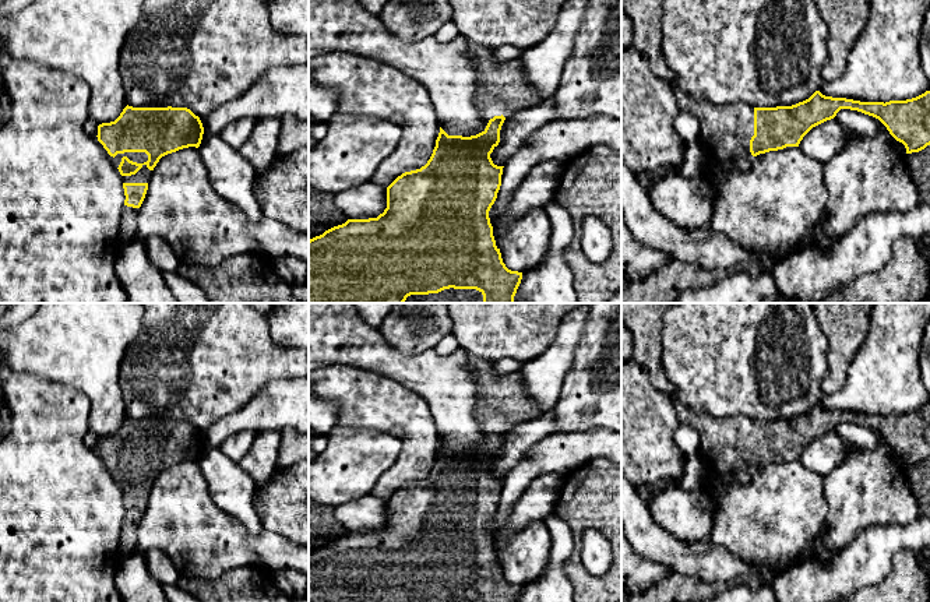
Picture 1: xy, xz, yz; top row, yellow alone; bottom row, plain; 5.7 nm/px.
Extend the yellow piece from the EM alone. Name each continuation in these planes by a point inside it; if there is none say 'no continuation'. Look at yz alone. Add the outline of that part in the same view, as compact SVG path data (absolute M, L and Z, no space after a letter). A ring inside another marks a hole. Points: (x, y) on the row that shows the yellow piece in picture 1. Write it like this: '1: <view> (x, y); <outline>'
1: yz (725, 134); M673 85L679 109L691 112L701 123L700 140L707 168L702 177L716 191L733 170L747 170L753 155L754 108L746 103L712 103L683 94Z

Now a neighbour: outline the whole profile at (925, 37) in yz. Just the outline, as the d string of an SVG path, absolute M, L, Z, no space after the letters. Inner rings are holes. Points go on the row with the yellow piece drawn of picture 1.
M930 7L926 11L920 34L920 63L930 82Z

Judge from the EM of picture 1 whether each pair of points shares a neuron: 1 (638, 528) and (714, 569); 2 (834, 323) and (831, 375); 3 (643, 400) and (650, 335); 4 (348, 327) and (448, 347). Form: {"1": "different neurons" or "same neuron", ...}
{"1": "same neuron", "2": "same neuron", "3": "different neurons", "4": "different neurons"}

